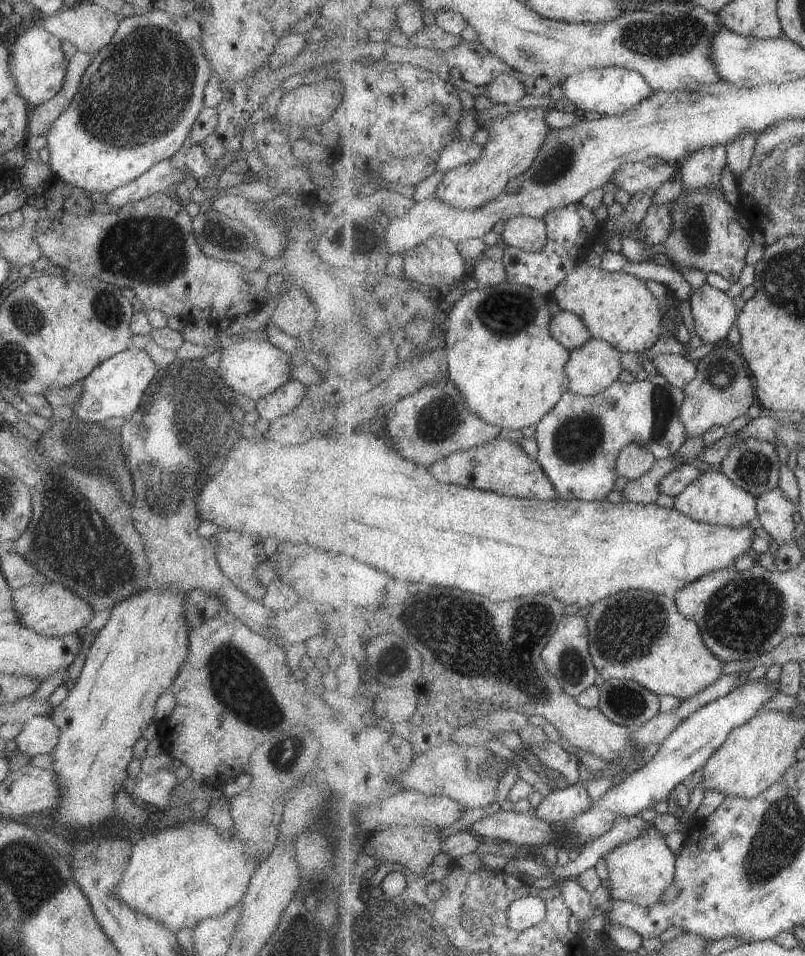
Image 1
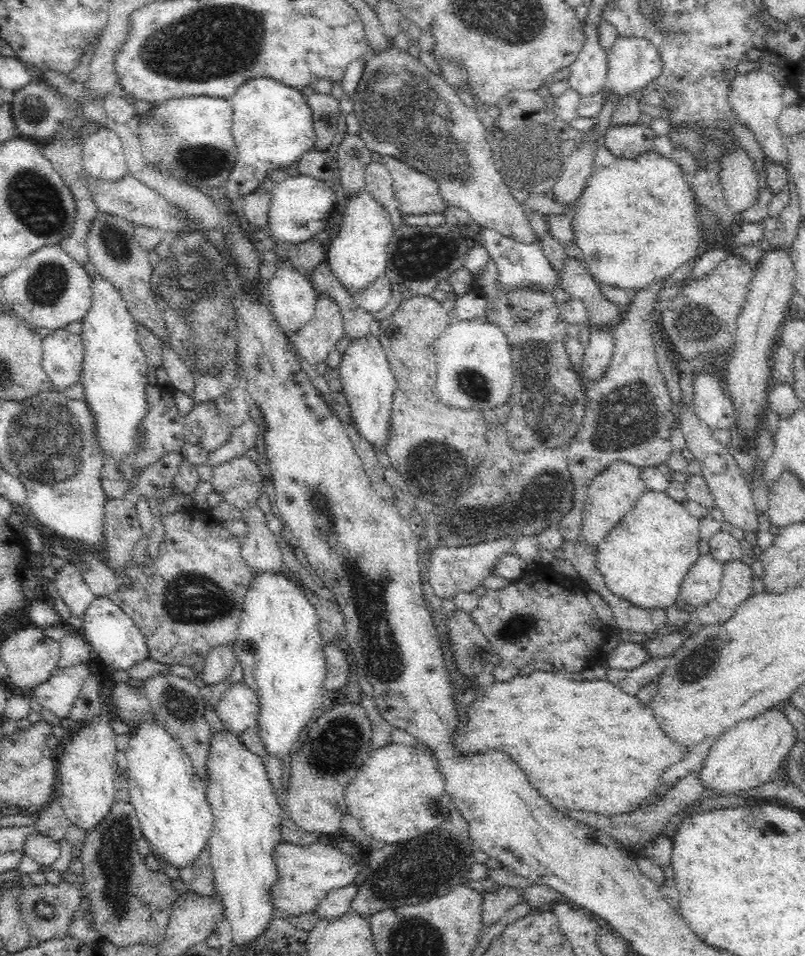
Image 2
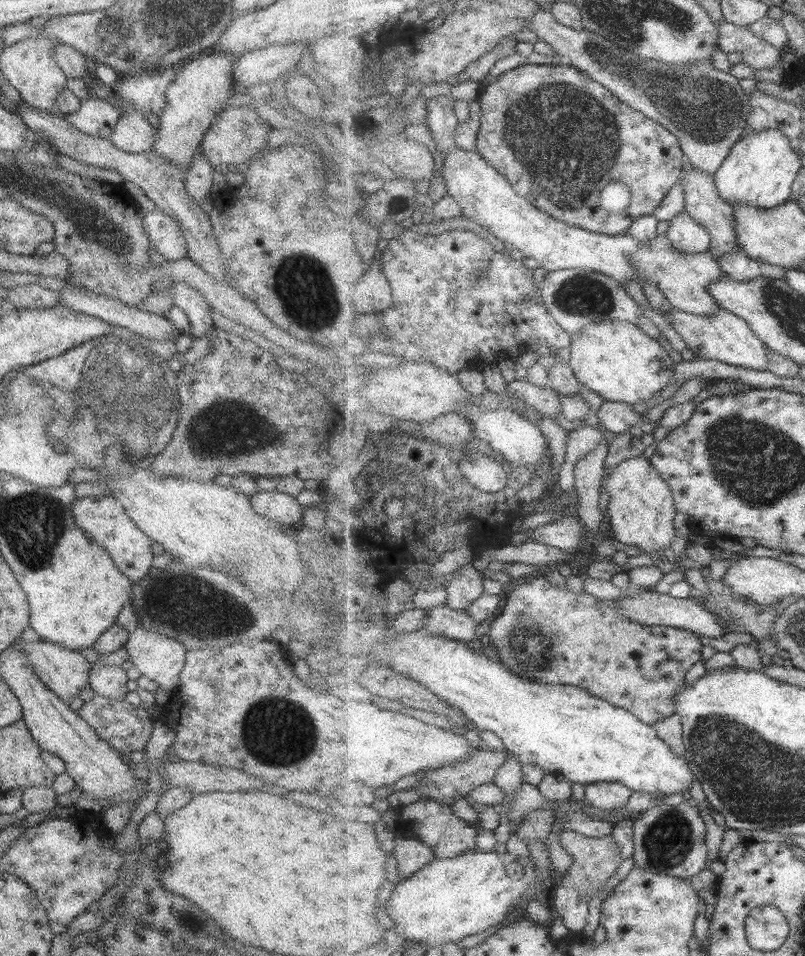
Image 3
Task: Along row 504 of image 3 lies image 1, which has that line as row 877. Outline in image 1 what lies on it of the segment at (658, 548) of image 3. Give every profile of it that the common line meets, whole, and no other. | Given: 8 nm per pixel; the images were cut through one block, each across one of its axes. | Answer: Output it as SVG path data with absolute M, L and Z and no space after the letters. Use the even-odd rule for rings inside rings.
M649 825L641 836L632 841L615 846L604 856L612 897L617 900L629 900L641 906L649 907L661 901L663 893L674 883L676 878L677 857L667 846L665 834Z

